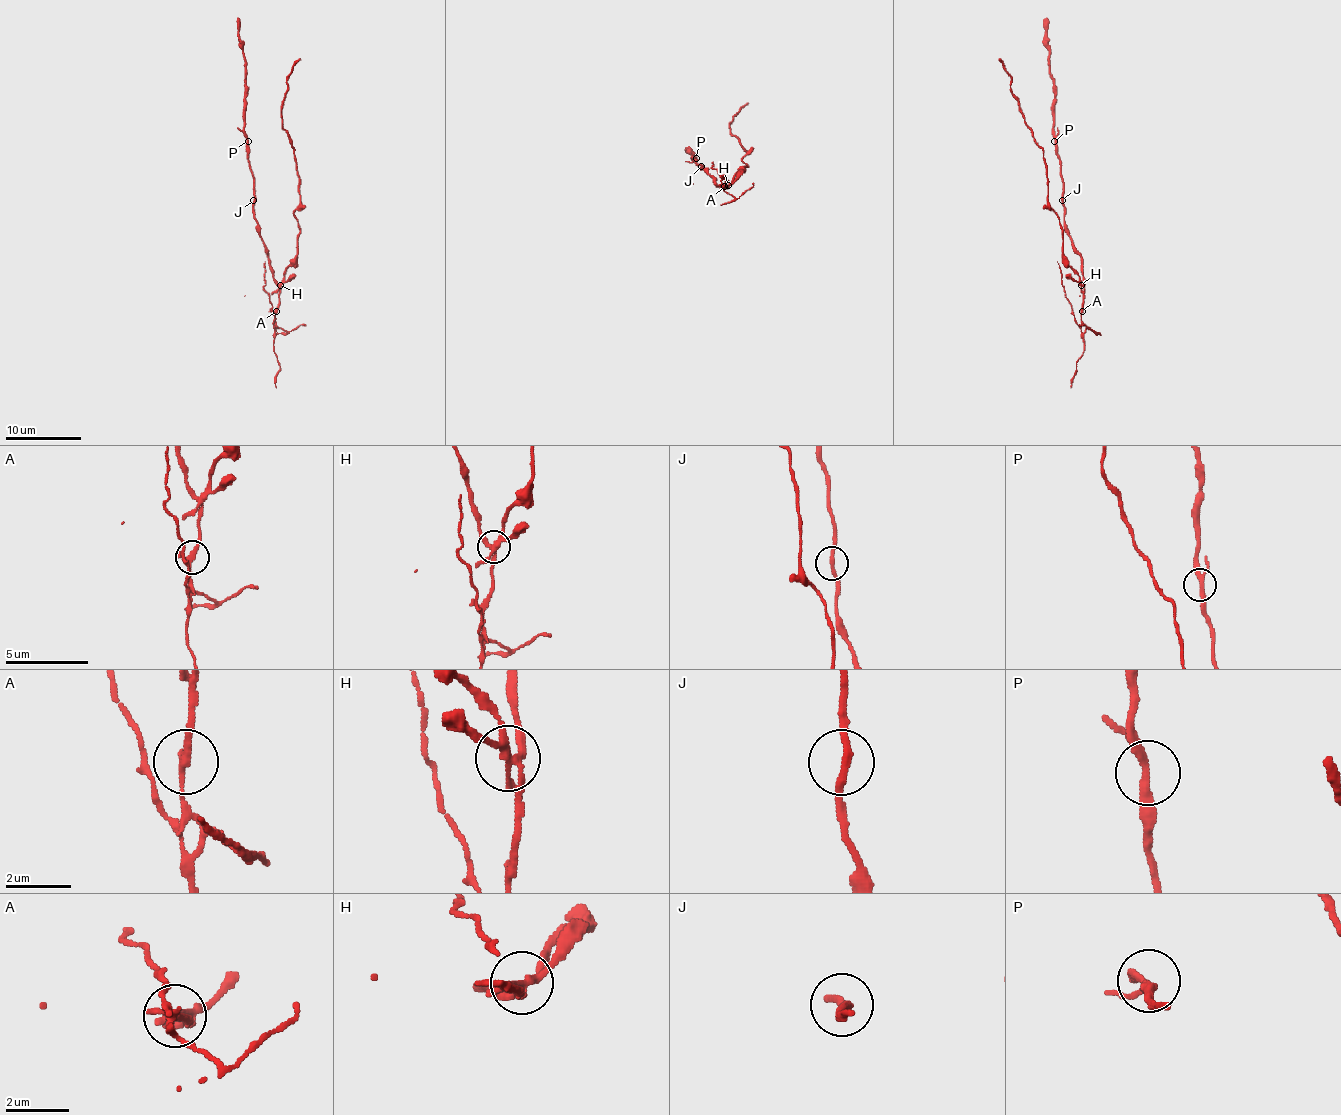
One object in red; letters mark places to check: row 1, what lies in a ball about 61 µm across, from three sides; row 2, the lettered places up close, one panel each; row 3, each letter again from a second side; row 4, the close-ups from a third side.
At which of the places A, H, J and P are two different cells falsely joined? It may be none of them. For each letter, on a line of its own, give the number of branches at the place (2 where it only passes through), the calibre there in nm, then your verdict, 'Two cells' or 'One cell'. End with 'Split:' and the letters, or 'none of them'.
A: Branches: 2. Thickness 240 nm. Two cells
H: Branches: 5. Thickness 240 nm. Two cells
J: Branches: 2. Thickness 240 nm. One cell
P: Branches: 3. Thickness 220 nm. One cell
Split: A, H

